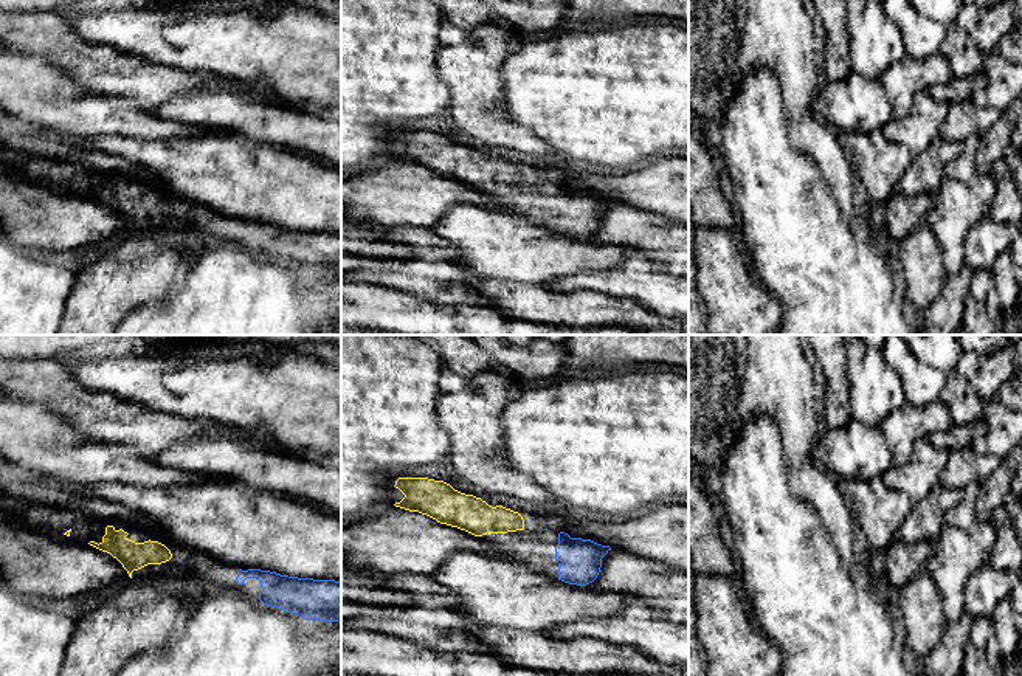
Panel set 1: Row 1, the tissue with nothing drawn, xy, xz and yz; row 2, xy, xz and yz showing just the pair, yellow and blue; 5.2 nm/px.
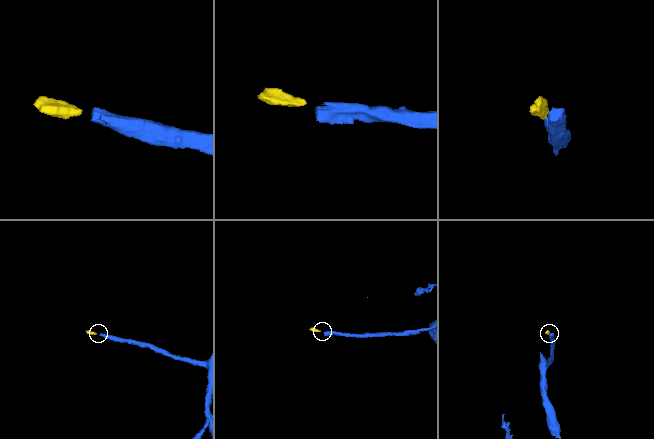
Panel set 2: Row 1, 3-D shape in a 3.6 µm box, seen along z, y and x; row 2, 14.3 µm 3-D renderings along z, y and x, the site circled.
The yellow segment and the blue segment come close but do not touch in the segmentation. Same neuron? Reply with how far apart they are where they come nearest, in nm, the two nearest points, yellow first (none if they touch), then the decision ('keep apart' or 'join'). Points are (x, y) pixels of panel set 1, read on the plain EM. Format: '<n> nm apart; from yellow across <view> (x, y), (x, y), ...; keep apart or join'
190 nm apart; from yellow across xz (523, 182), (559, 186); join

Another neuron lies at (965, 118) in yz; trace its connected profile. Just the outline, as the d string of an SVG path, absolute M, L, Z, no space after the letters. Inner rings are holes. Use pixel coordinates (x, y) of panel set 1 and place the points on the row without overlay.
M971 99L949 104L941 126L940 141L963 143L969 136L985 135L999 119L999 112L975 105Z

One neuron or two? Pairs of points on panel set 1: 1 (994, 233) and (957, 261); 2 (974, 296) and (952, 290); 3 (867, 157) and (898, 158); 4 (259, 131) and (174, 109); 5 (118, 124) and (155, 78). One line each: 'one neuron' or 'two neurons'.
1: two neurons
2: two neurons
3: one neuron
4: one neuron
5: two neurons

